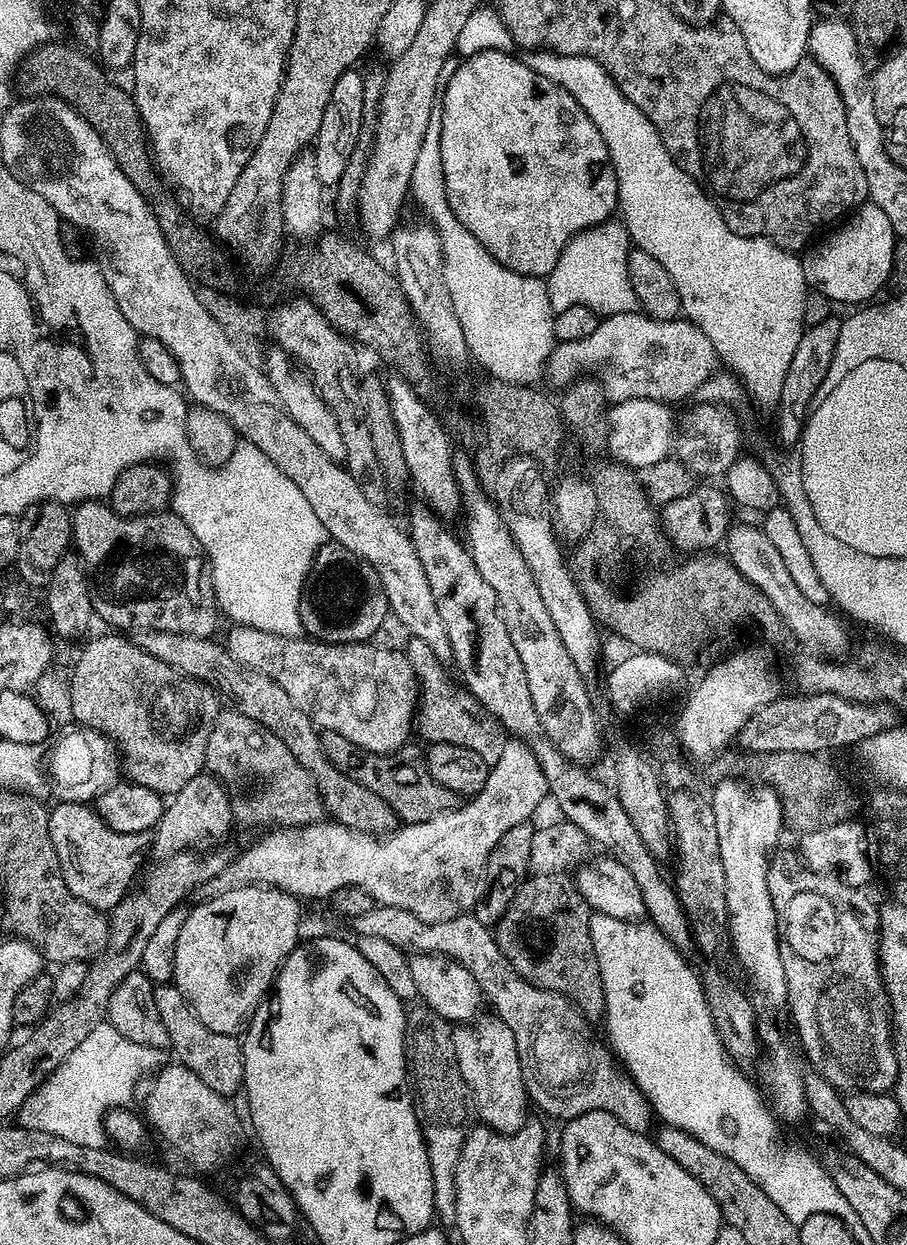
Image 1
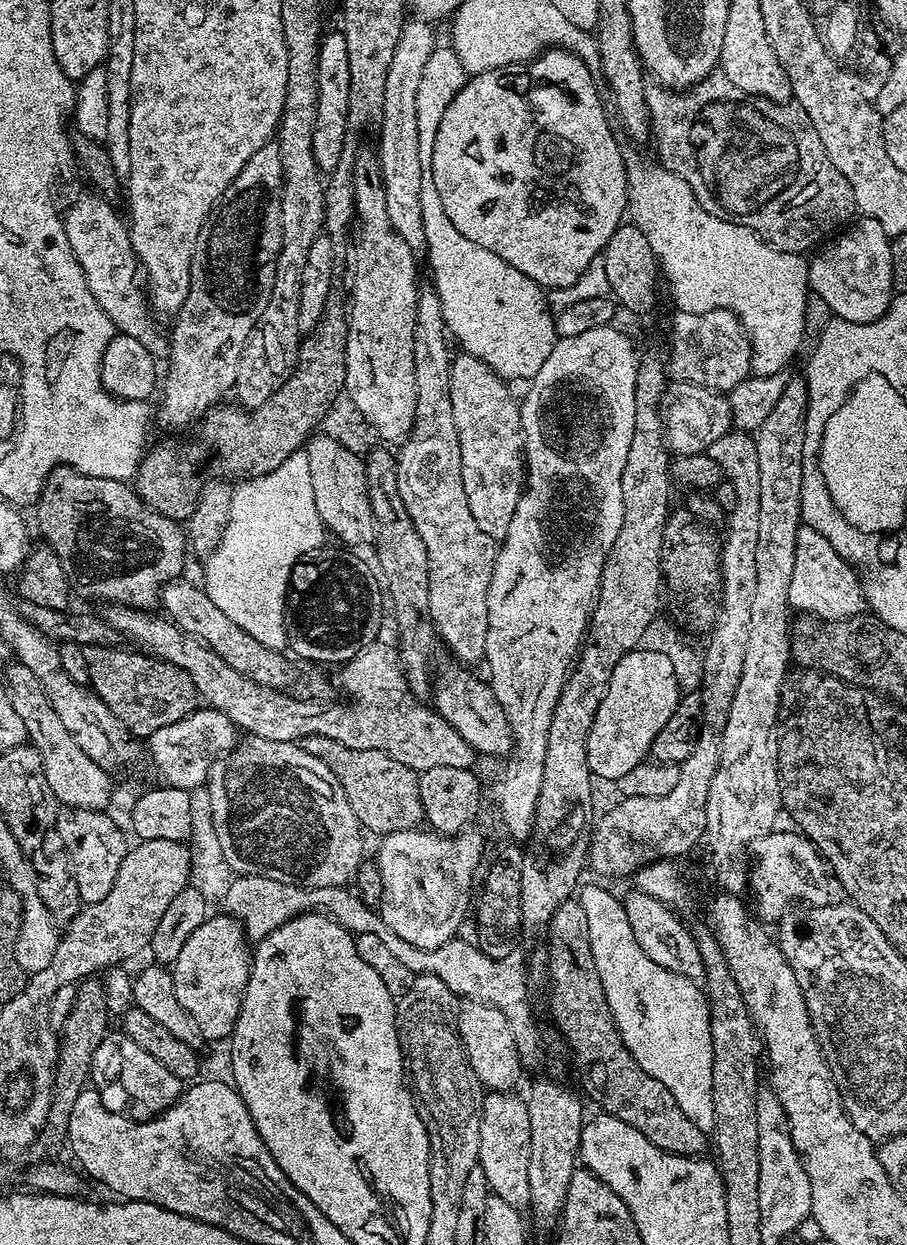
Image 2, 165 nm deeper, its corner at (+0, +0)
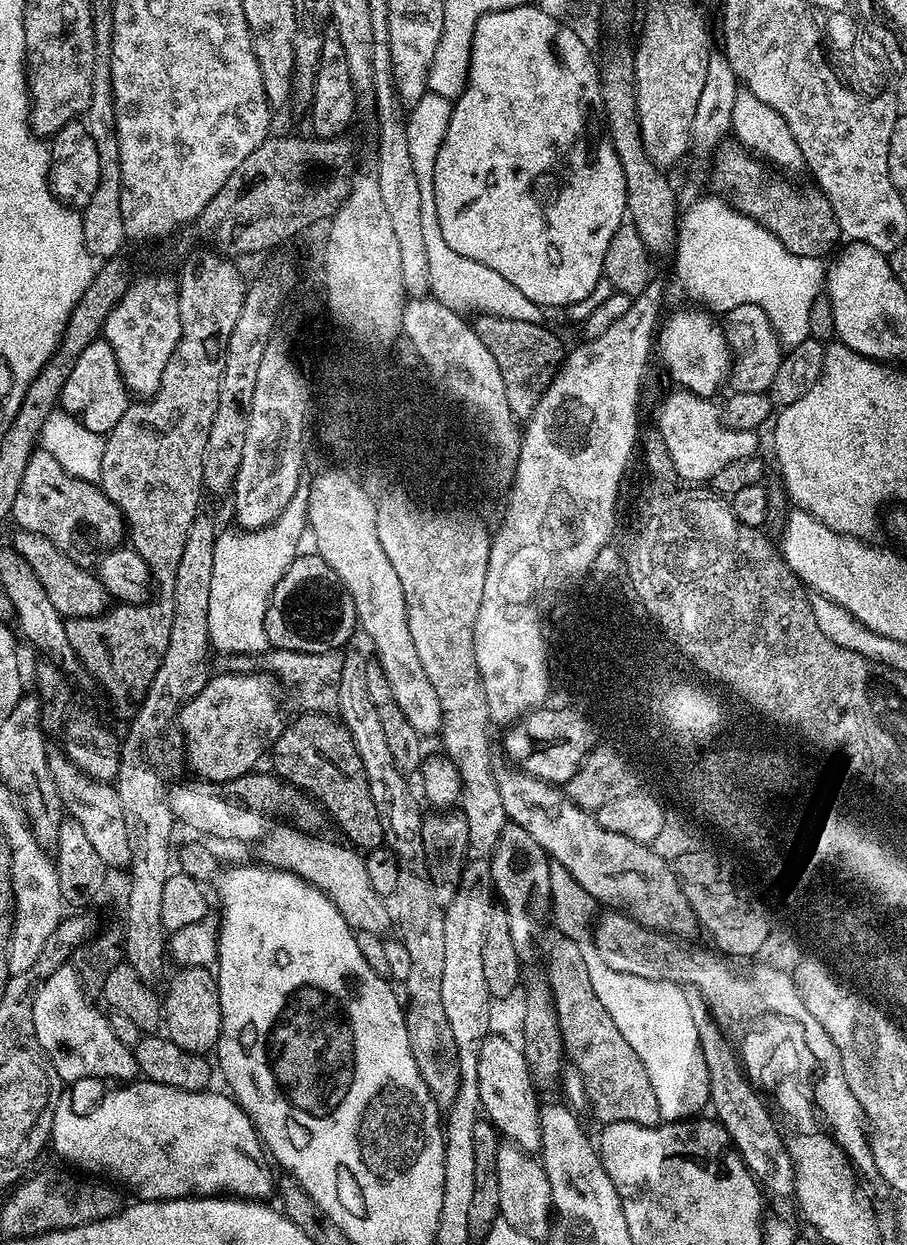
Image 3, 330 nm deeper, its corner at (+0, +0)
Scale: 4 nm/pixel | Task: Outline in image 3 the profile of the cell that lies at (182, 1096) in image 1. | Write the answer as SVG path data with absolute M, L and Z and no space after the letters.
M71 966L54 970L54 974L39 981L32 997L34 1034L39 1051L50 1061L57 1081L131 1081L138 1072L135 1051L114 1038L111 1019L107 1015L104 1017L88 1001L87 995L76 969Z

